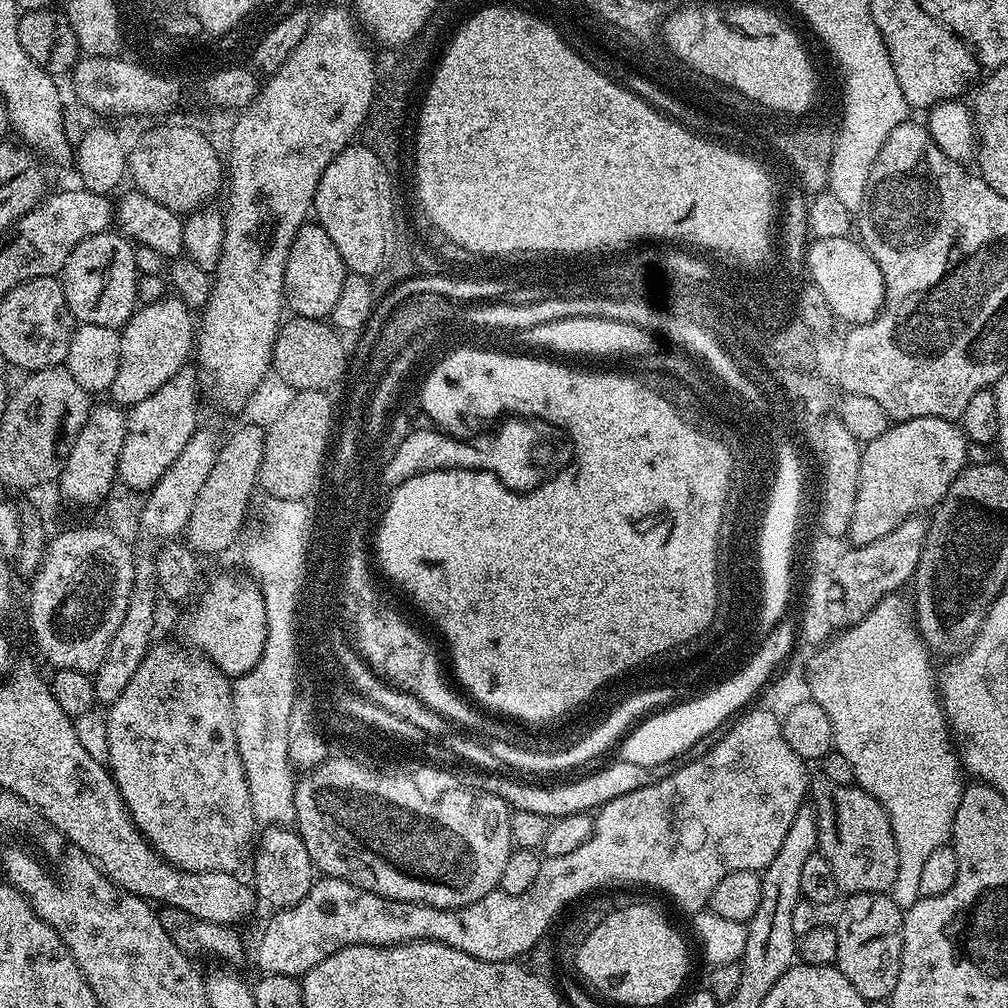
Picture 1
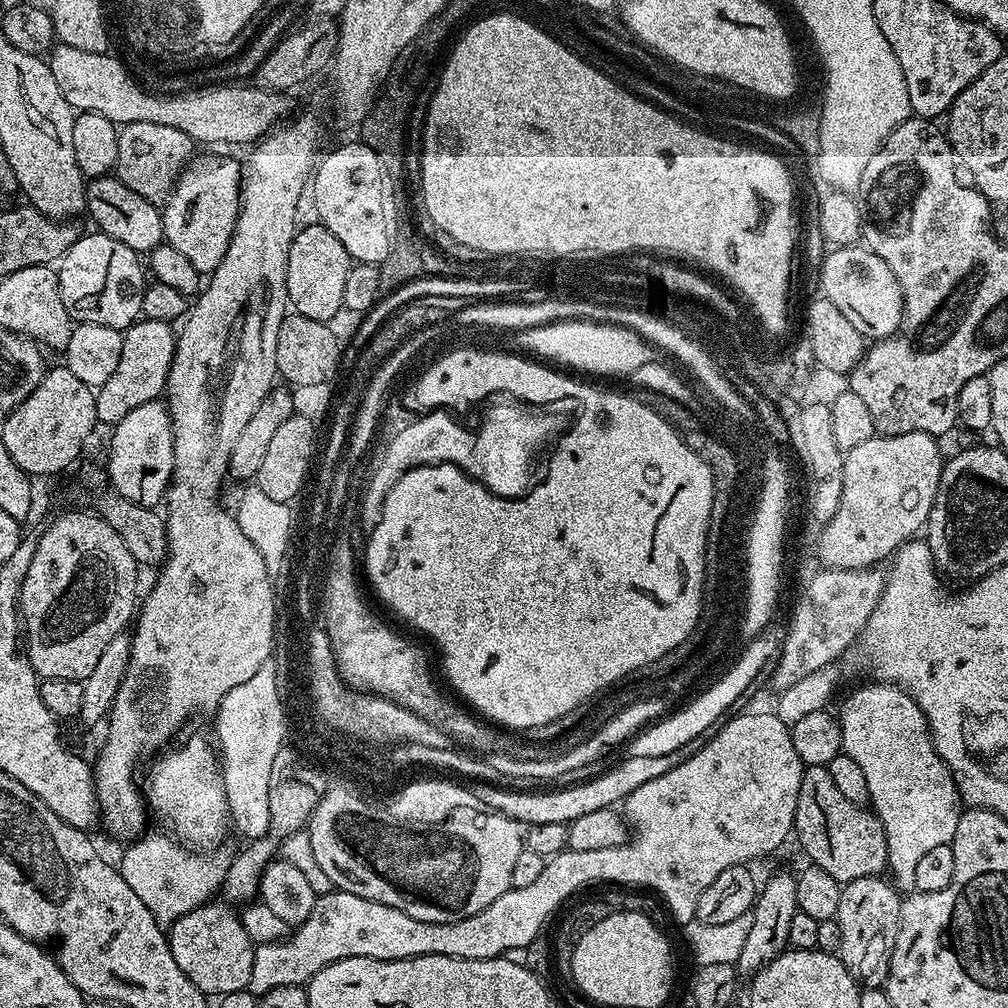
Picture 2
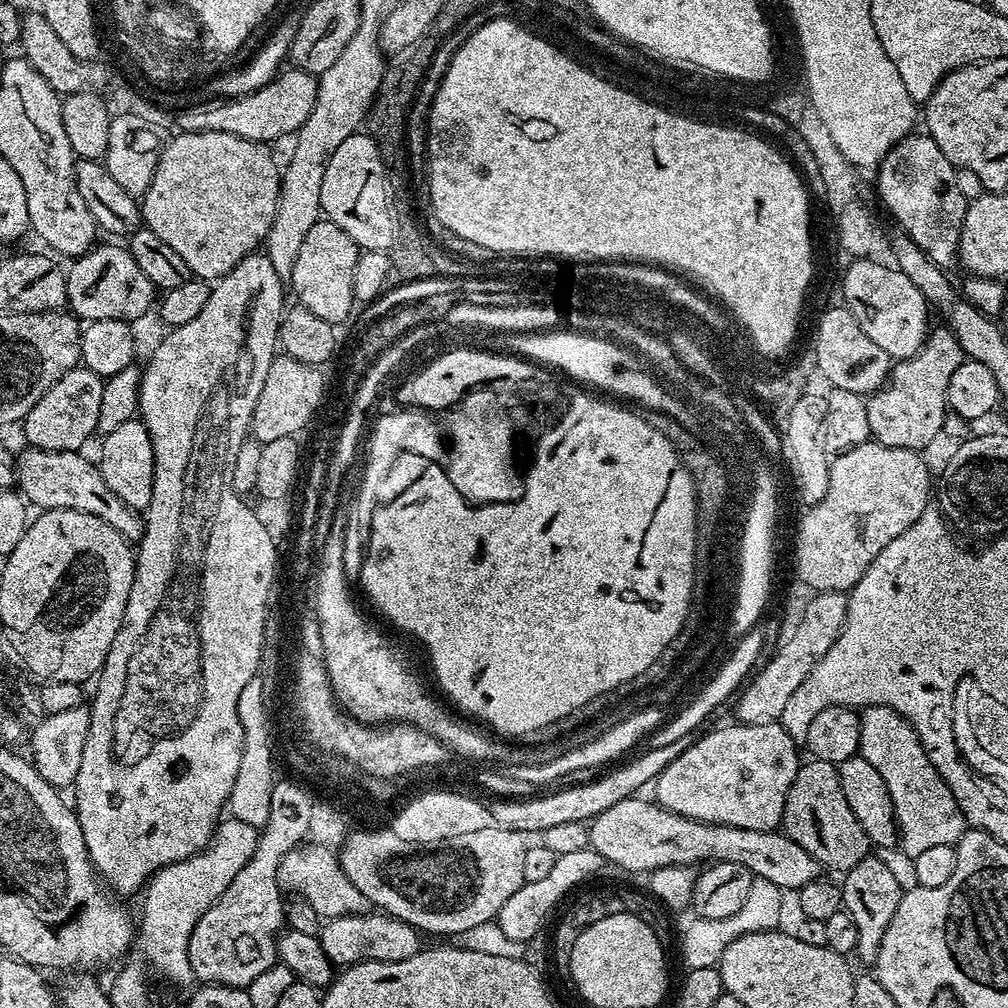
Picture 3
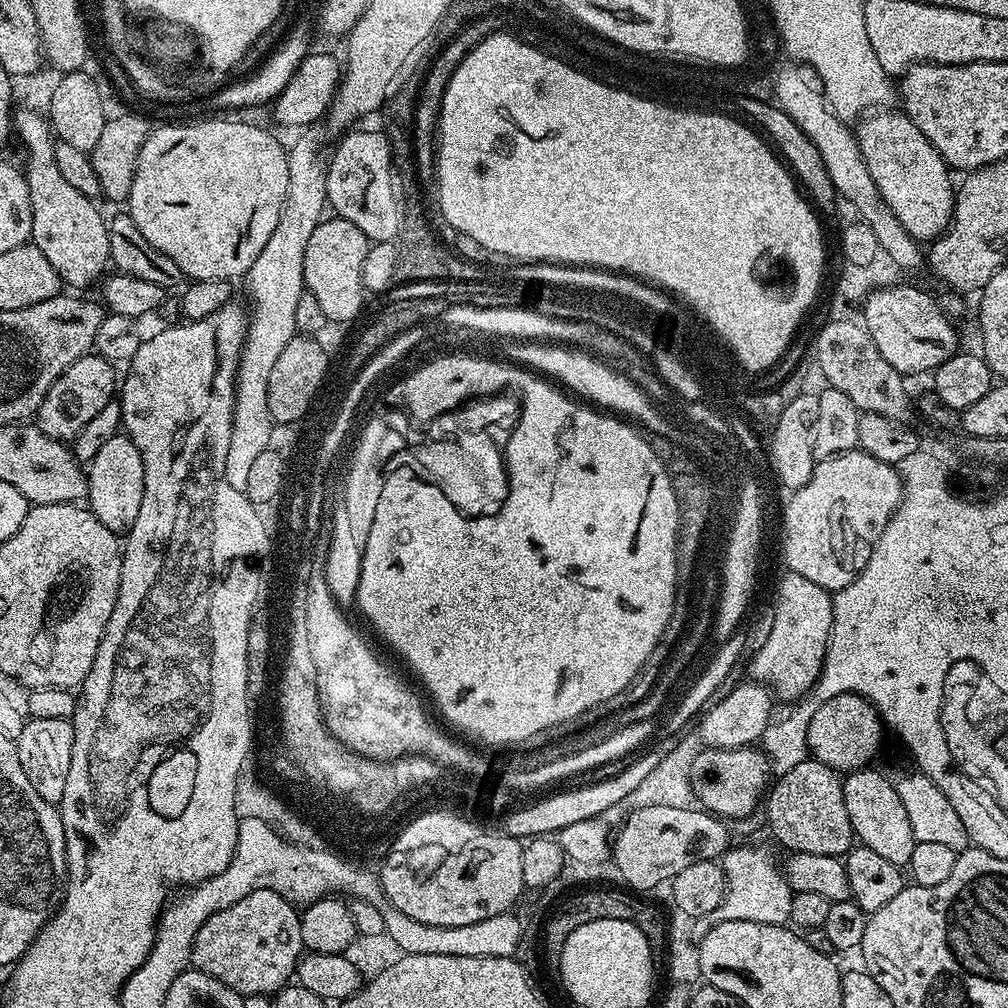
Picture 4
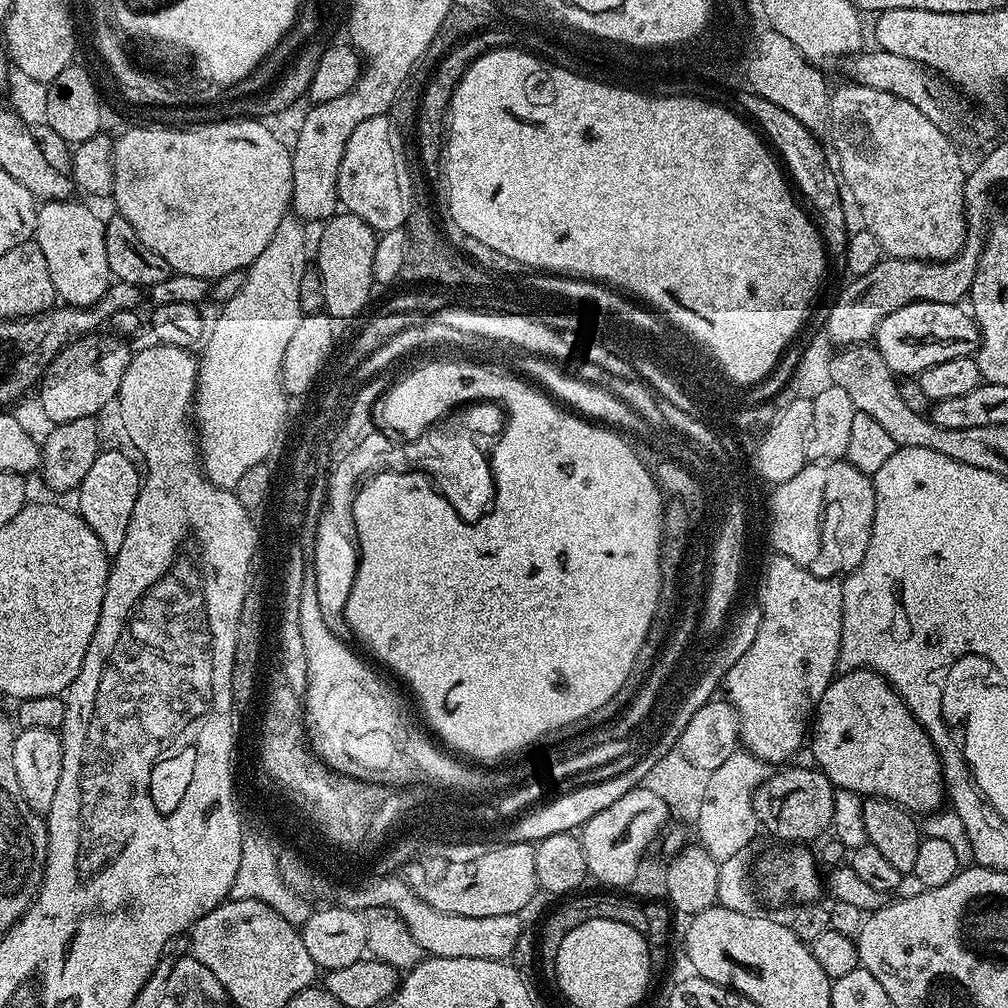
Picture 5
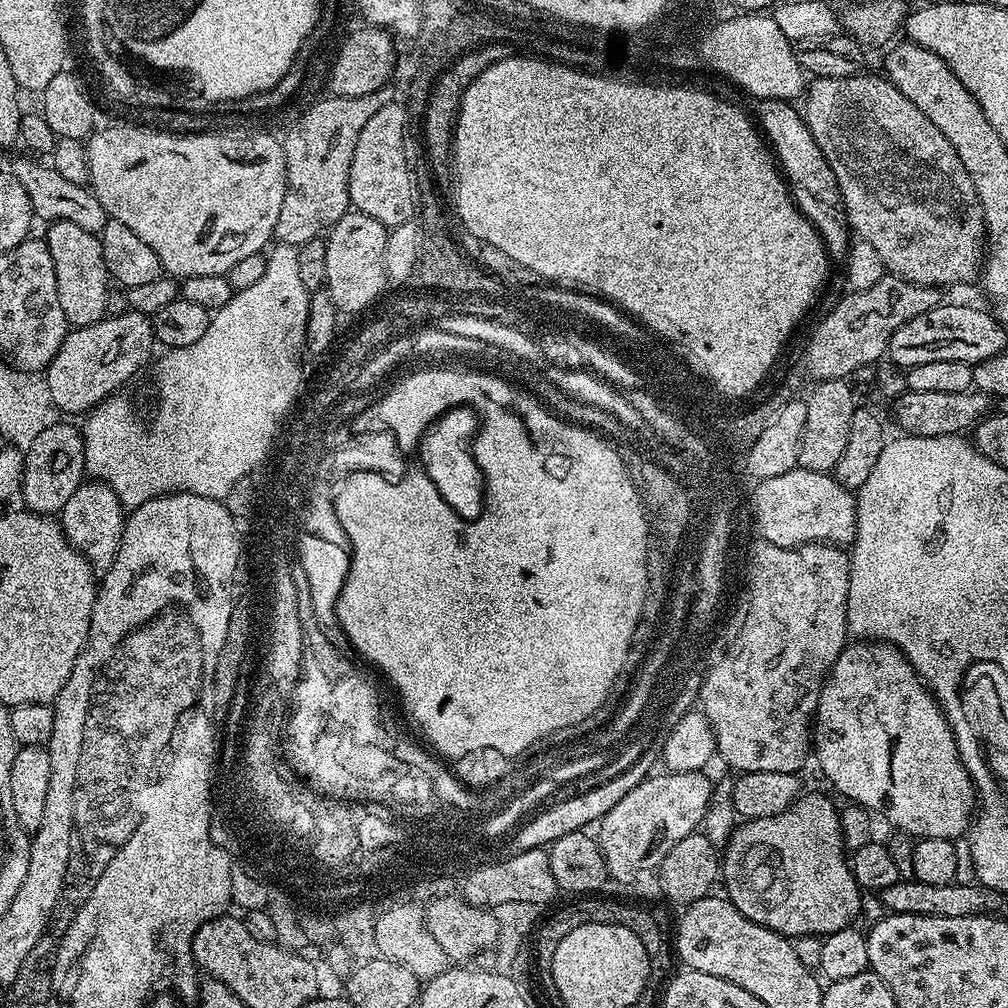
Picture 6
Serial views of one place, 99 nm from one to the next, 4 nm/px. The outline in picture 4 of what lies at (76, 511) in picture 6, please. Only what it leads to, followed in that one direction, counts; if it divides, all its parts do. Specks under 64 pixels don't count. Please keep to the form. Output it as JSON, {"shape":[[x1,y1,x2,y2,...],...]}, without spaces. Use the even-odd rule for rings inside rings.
{"shape":[[127,434,112,436,102,445,102,450,94,454,94,458,87,465,86,475,87,507,96,515,98,522,106,526,106,530,127,534,134,526,134,518,138,518,138,509,142,507,144,467,142,454,138,454,138,446,134,446,134,442]]}

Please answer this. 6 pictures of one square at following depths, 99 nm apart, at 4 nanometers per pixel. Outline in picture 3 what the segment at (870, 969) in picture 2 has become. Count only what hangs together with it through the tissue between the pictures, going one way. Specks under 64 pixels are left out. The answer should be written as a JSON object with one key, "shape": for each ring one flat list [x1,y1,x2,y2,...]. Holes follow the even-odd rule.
{"shape":[[869,854,842,876,842,908,852,919,856,927,856,952,860,960,868,966,875,965,878,946,882,942,882,934,890,924,890,918,898,910,898,902,902,895,900,880,892,873,892,868,884,860,879,860,875,854]]}

